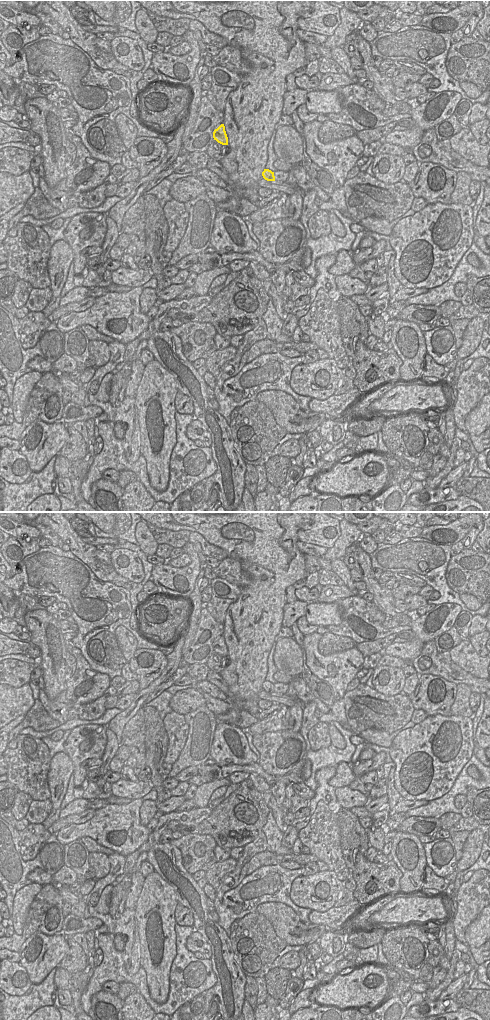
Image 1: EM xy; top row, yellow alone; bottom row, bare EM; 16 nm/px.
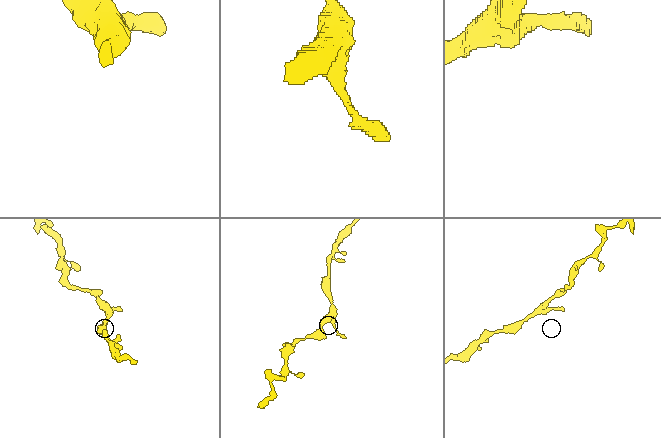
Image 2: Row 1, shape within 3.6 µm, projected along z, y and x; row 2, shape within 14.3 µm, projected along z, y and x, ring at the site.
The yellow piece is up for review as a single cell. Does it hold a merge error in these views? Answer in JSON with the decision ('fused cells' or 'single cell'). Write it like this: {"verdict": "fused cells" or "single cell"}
{"verdict": "single cell"}

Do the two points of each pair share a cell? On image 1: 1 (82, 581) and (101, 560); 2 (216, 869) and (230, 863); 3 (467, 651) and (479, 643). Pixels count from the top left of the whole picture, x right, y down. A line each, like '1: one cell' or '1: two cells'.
1: two cells
2: one cell
3: two cells

